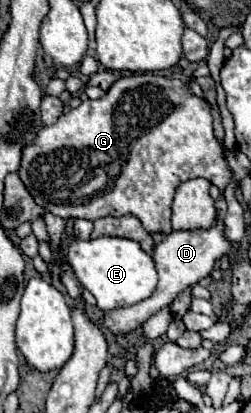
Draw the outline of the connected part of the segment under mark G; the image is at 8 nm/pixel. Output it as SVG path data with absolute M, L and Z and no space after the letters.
M155 73L119 77L101 99L89 99L61 115L55 125L43 127L35 143L23 149L21 169L17 173L35 201L53 215L89 221L107 215L133 215L149 233L161 235L173 231L171 203L177 187L185 179L205 177L219 189L225 189L233 177L223 155L223 145L213 133L211 105L195 97L187 83Z

